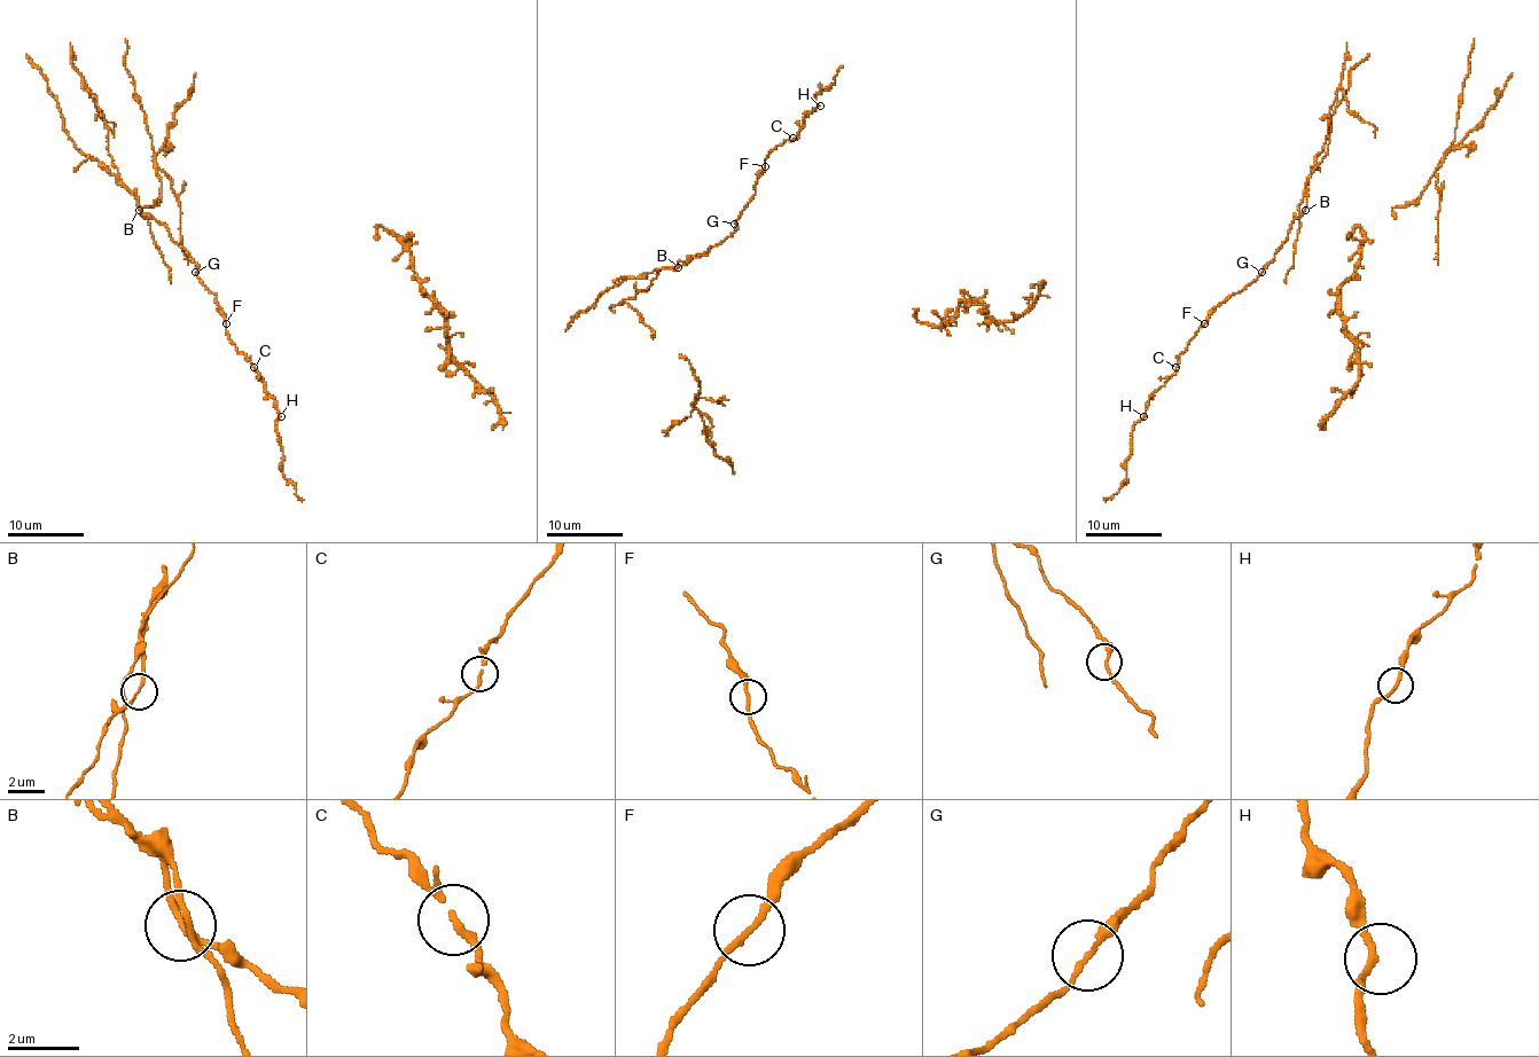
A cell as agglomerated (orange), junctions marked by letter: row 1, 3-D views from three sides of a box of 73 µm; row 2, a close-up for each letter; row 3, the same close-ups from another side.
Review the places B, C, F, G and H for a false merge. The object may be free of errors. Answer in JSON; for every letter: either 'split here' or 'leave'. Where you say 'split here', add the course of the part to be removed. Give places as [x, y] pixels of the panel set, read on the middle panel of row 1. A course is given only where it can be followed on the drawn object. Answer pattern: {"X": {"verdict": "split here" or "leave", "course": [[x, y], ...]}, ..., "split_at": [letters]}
{"B": {"verdict": "split here"}, "C": {"verdict": "leave"}, "F": {"verdict": "leave"}, "G": {"verdict": "leave"}, "H": {"verdict": "leave"}, "split_at": ["B"]}

